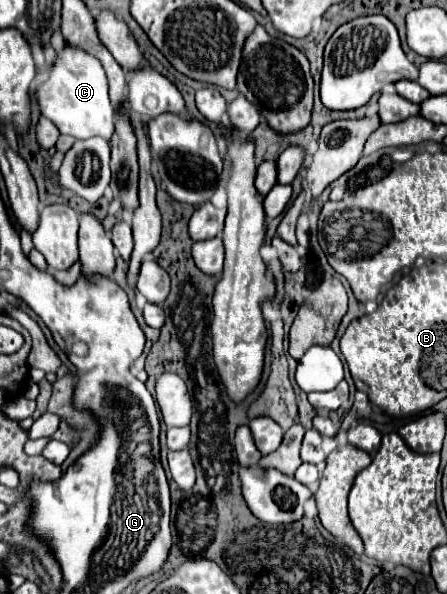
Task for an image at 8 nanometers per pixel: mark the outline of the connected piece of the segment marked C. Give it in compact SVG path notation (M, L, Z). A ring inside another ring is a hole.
M64 44L54 64L50 66L48 80L36 86L34 96L40 106L40 114L48 118L60 130L60 134L68 134L78 140L92 136L110 140L114 132L114 108L110 104L104 68L96 56L90 56L72 44Z

